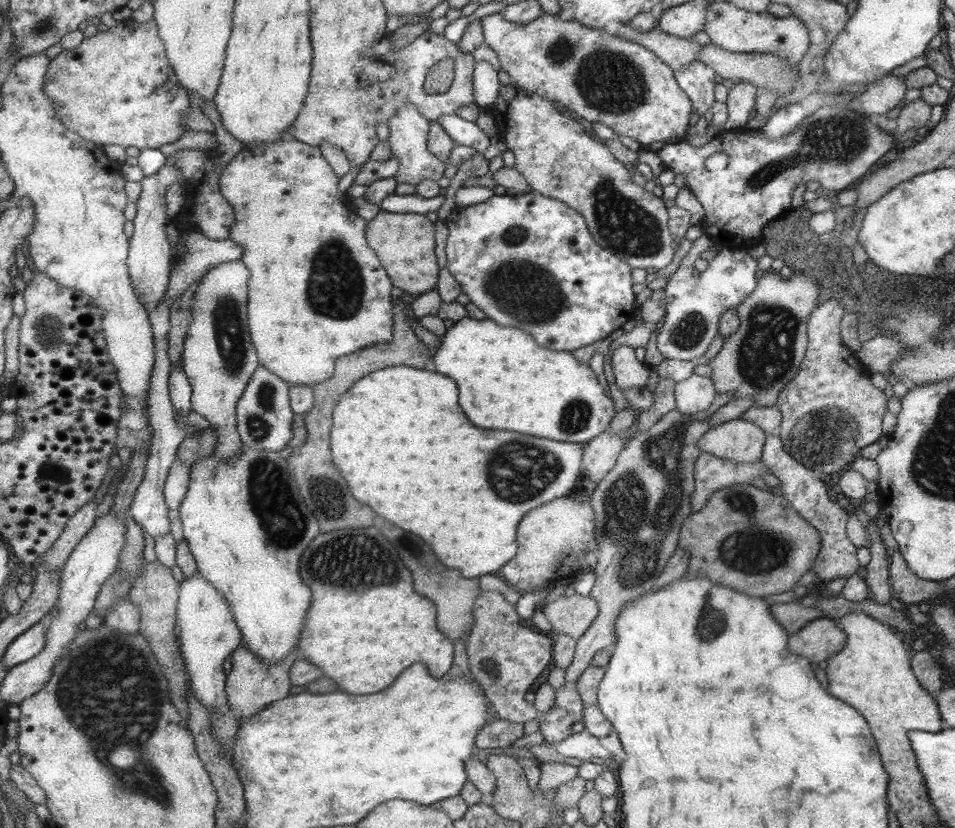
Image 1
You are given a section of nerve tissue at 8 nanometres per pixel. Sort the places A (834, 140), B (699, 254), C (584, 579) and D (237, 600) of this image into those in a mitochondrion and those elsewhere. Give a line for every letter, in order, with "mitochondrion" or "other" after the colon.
A: mitochondrion
B: other
C: other
D: other

